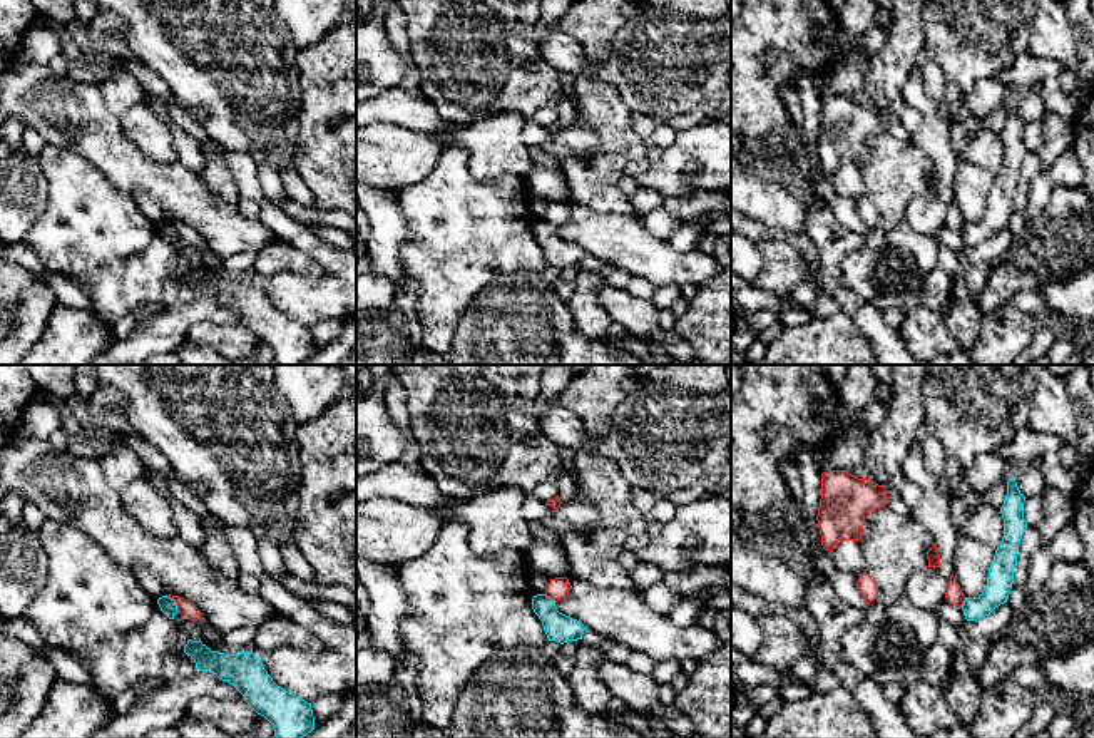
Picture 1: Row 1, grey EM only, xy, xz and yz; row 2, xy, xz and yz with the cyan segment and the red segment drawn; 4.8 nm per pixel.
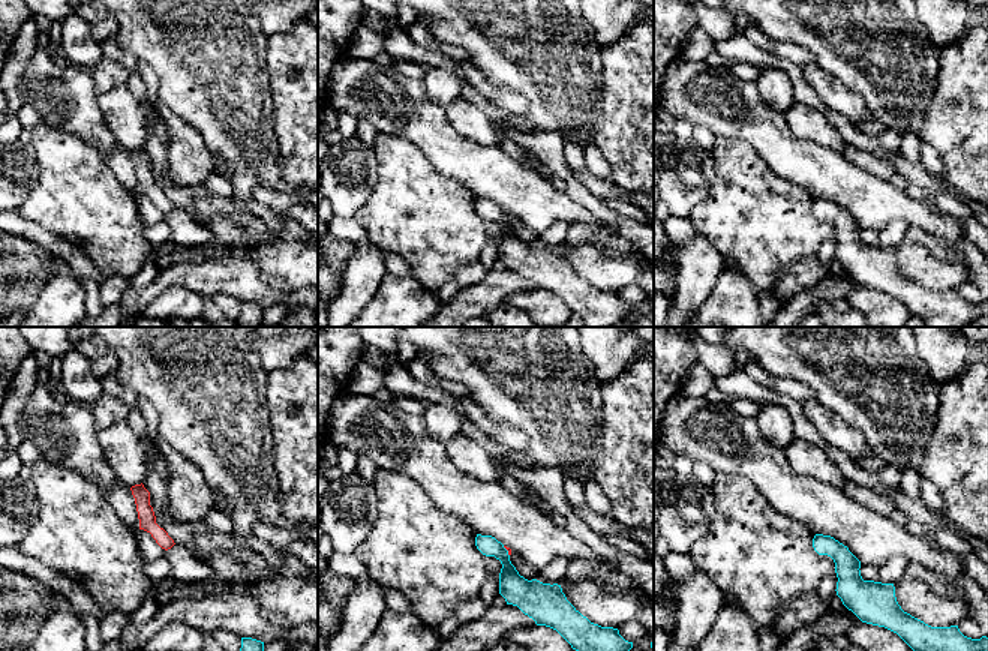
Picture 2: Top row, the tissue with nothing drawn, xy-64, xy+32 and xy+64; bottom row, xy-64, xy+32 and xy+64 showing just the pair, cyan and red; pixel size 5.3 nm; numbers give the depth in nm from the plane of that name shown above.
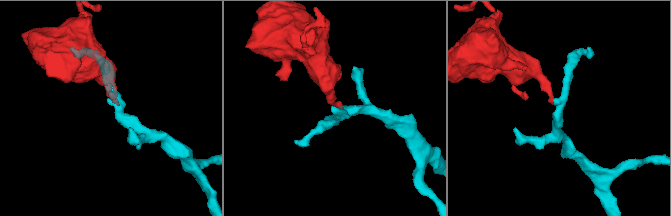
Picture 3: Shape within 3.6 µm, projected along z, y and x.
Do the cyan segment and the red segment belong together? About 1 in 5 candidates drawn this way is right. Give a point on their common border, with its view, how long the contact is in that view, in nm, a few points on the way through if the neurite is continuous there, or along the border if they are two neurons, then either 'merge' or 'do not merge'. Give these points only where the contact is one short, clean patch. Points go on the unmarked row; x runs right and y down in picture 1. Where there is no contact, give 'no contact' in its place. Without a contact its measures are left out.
contact xy (174, 228); length 100 nm; border xy (168, 221), (179, 236); do not merge

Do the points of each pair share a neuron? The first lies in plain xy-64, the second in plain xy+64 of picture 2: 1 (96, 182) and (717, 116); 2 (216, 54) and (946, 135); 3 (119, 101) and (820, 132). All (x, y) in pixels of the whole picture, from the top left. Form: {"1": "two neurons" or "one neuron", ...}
{"1": "two neurons", "2": "two neurons", "3": "one neuron"}

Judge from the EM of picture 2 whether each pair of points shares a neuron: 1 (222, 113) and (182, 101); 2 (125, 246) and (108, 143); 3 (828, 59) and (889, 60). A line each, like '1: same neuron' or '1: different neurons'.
1: same neuron
2: different neurons
3: same neuron

